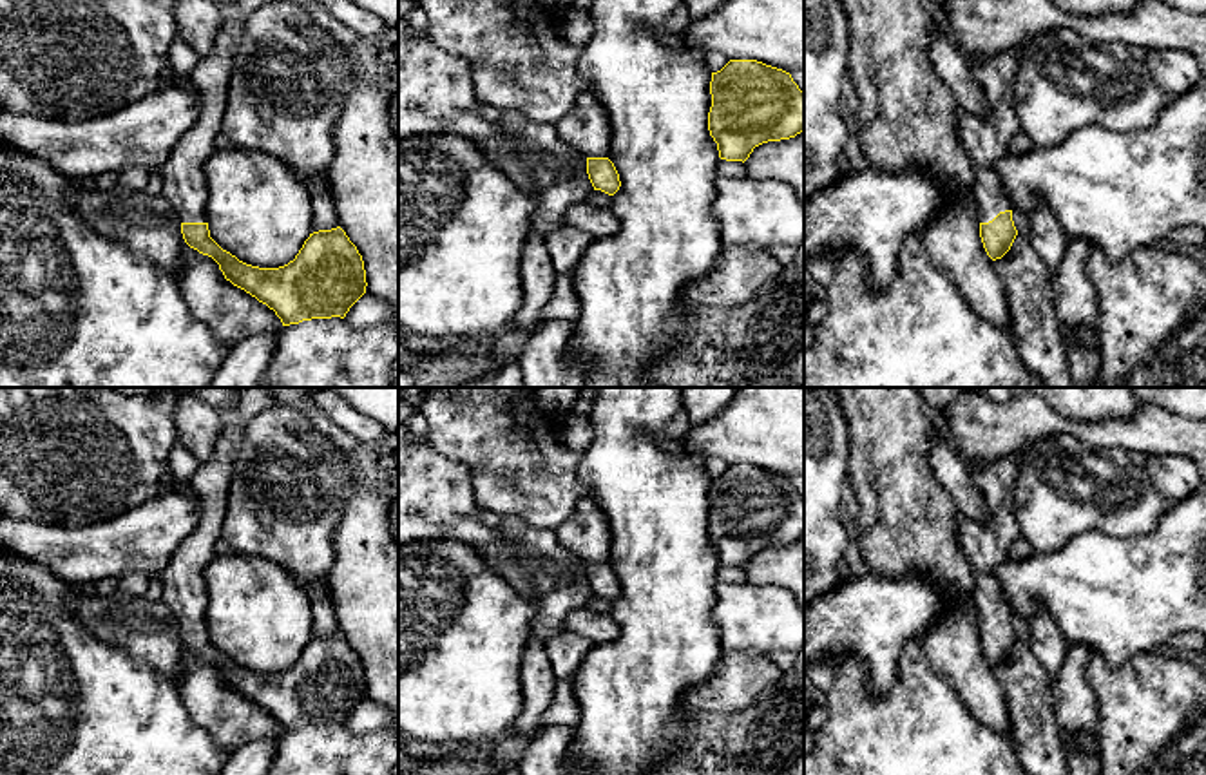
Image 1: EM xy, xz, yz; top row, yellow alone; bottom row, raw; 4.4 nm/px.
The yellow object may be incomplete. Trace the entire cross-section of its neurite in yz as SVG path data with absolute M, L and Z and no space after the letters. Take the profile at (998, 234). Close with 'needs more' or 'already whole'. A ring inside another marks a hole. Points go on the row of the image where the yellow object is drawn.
M1018 45L992 54L983 65L969 63L972 76L983 87L987 114L960 112L958 118L958 136L976 174L980 237L992 261L1001 259L1018 235L1012 206L994 163L1009 156L1009 143L1019 130L1012 98L1023 51L1025 47Z | needs more

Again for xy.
M268 2L219 4L223 20L214 49L199 58L188 76L197 94L199 114L161 167L161 194L179 215L185 243L212 257L226 281L273 310L282 326L311 319L344 319L366 293L368 282L362 255L340 226L310 234L288 264L259 268L223 250L210 237L205 217L208 190L203 165L215 152L215 138L223 132L230 74L243 24L254 9Z | needs more

